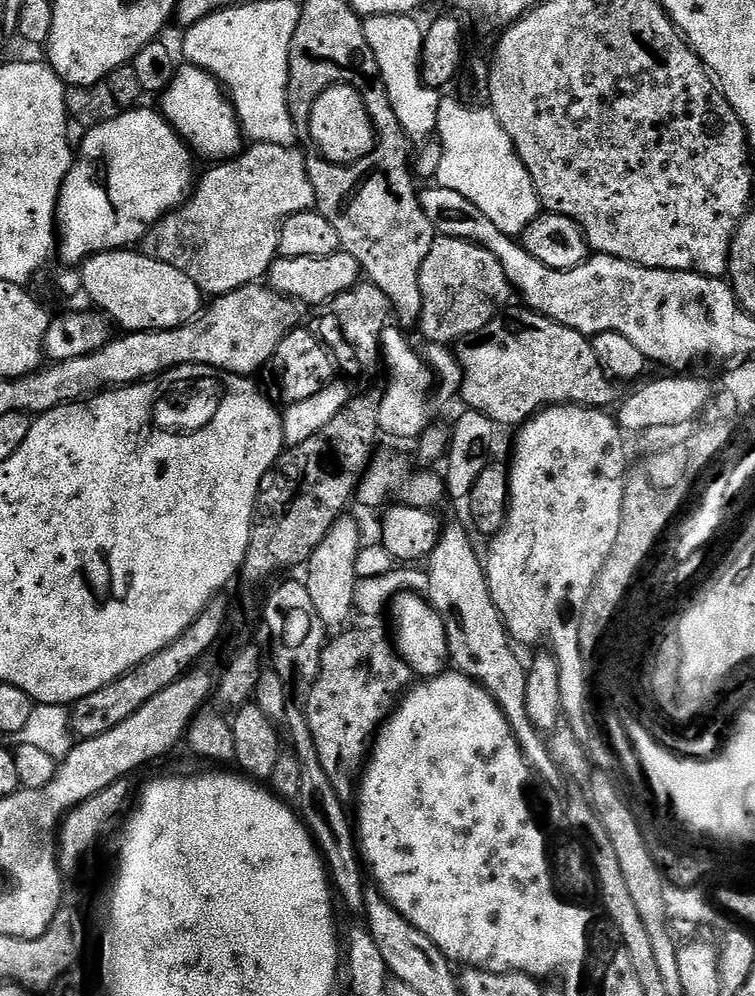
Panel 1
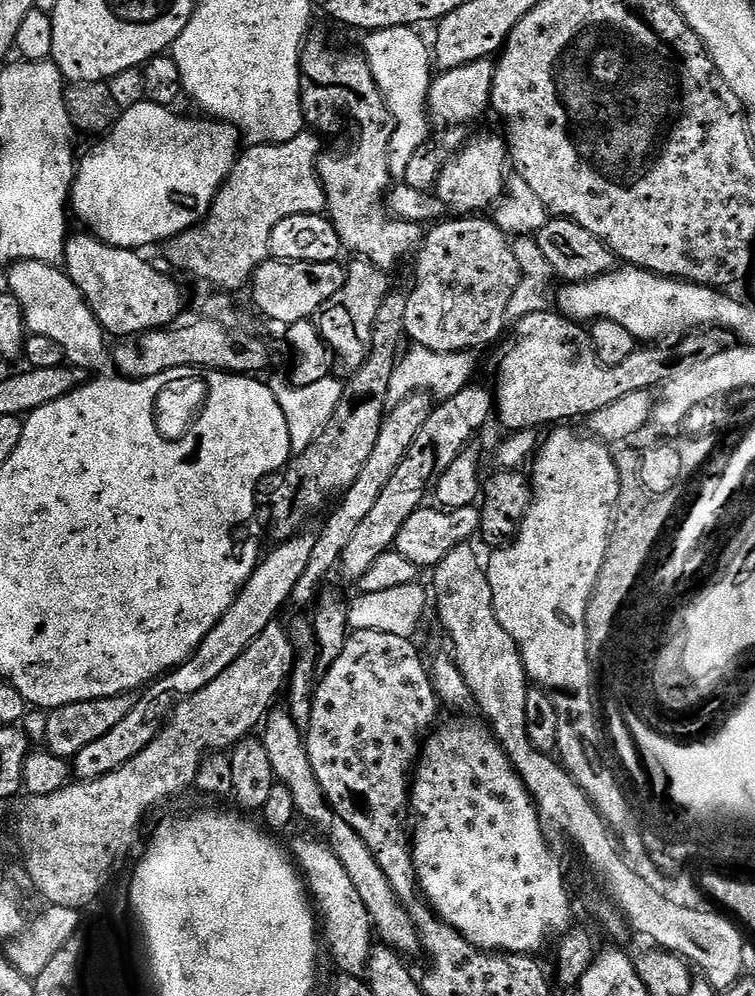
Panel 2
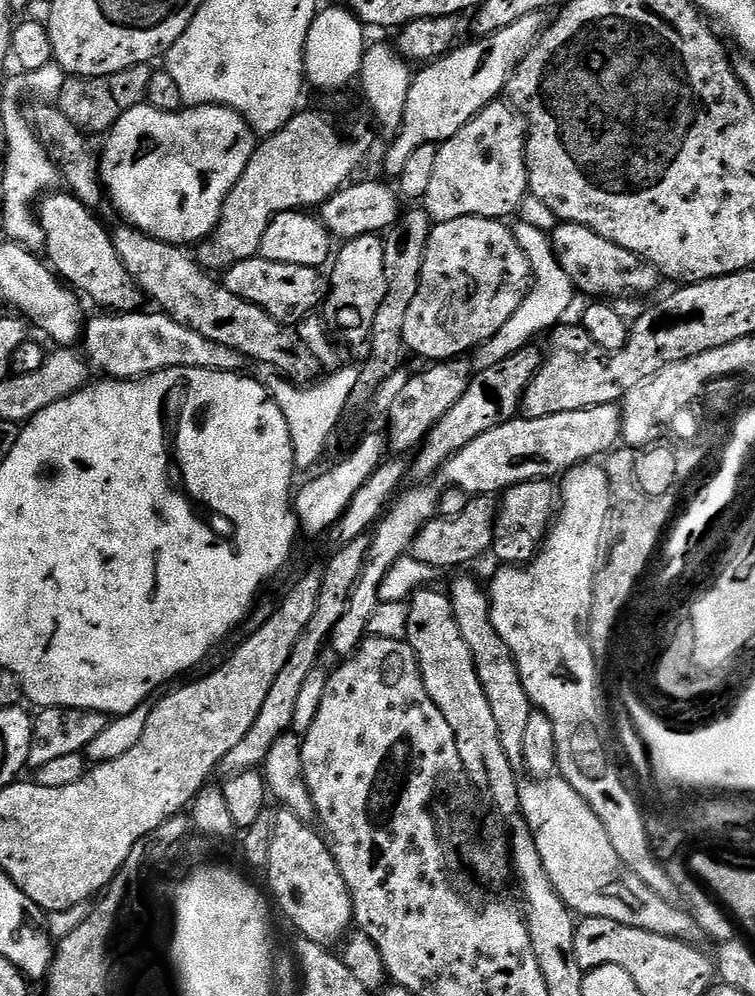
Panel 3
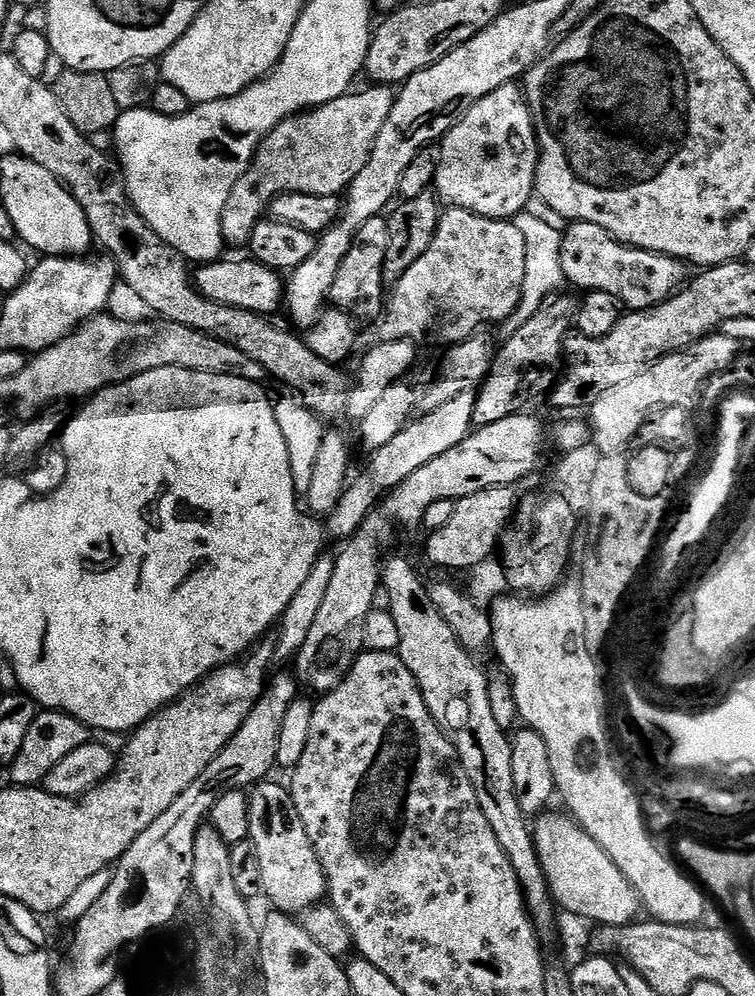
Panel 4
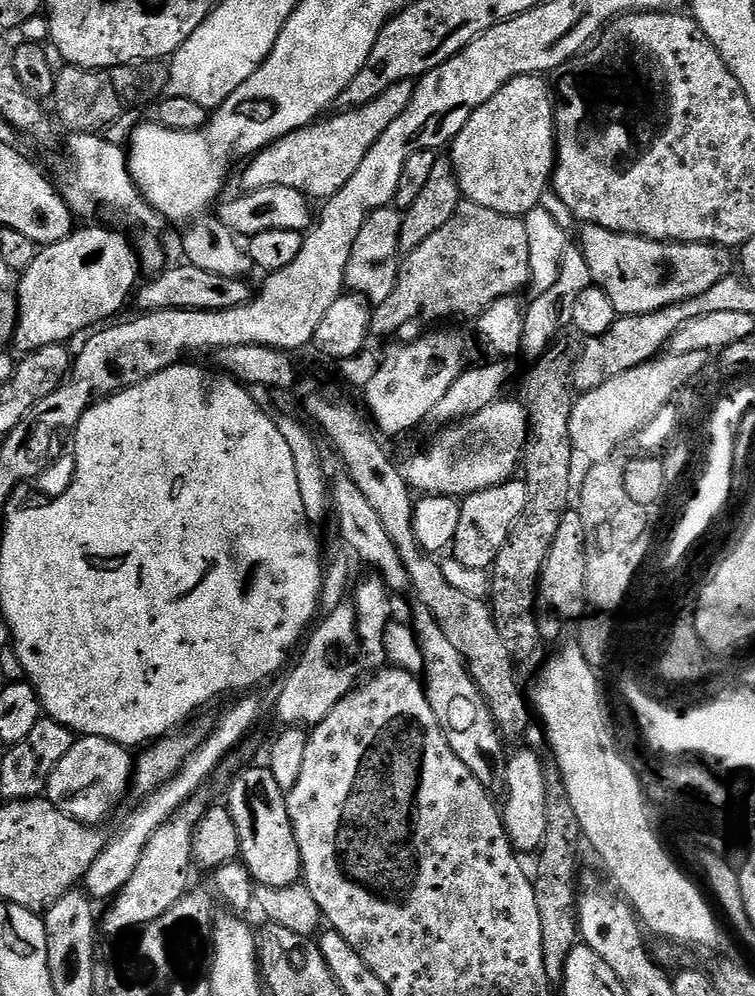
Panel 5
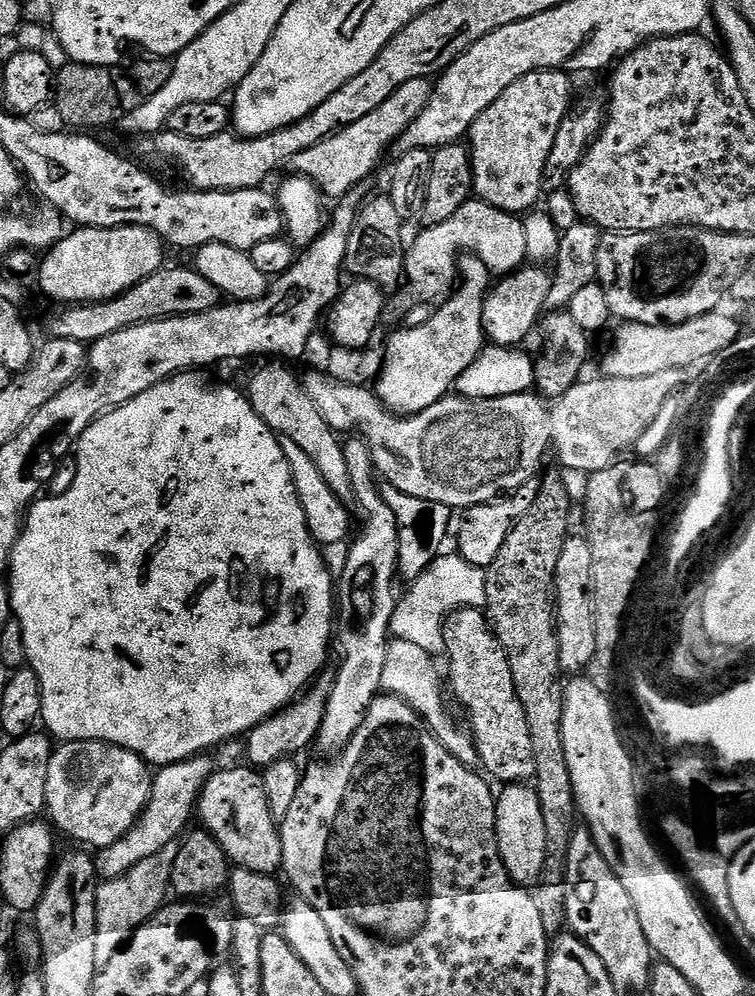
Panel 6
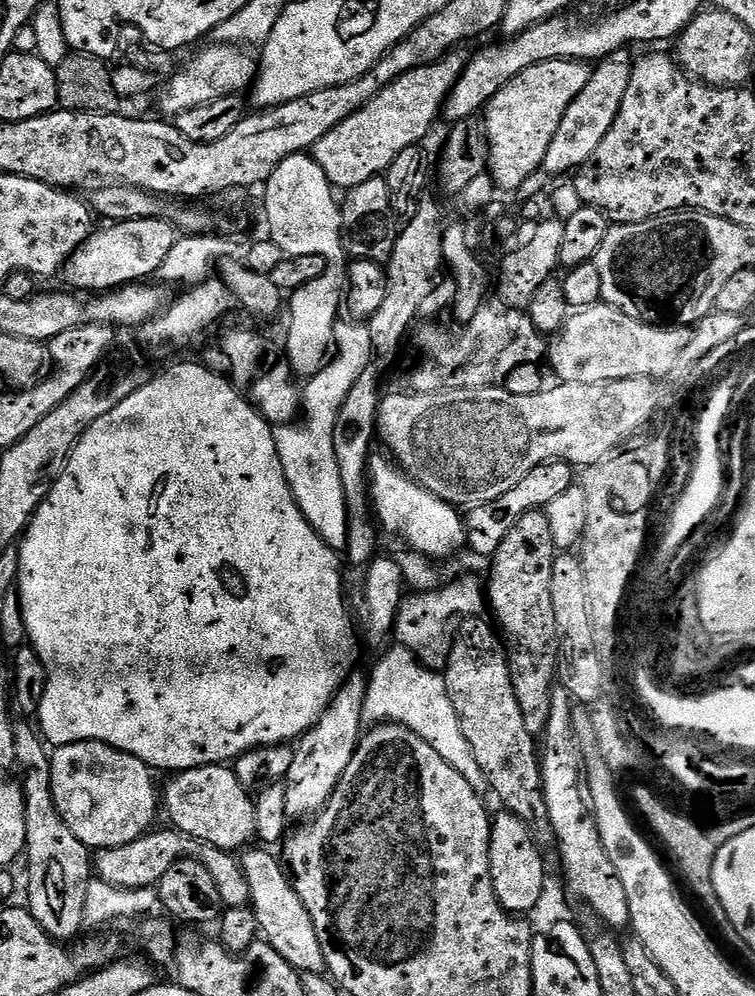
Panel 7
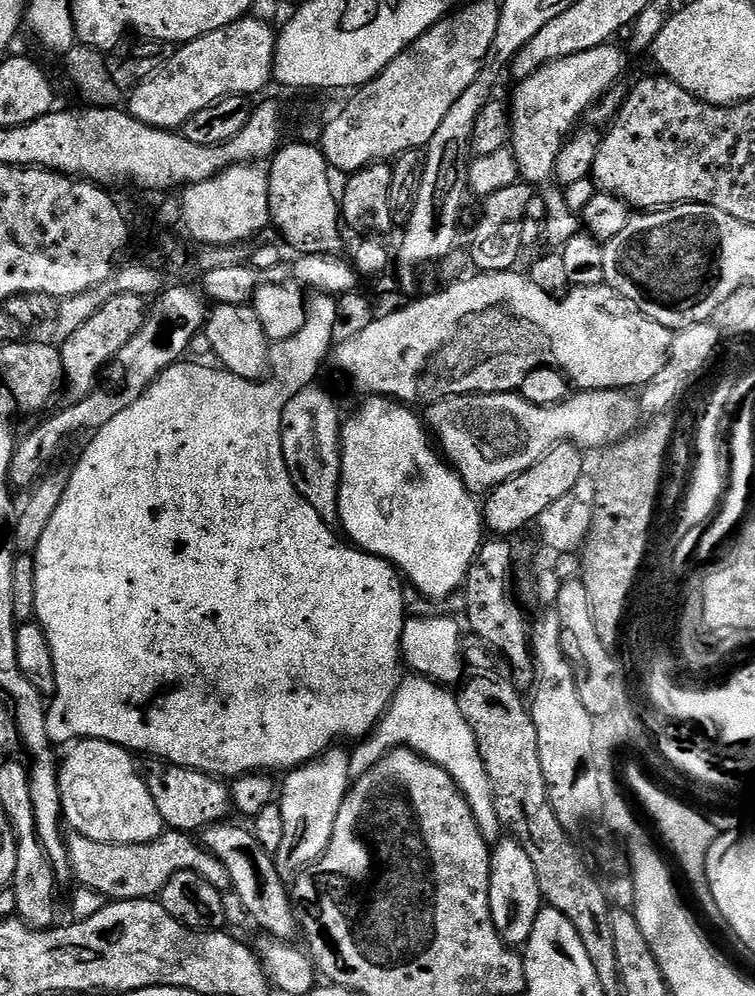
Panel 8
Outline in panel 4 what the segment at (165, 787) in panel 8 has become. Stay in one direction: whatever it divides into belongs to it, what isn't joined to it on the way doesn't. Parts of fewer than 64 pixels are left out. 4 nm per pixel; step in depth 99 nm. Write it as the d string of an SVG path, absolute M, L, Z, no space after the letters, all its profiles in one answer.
M261 782L251 789L248 805L250 806L251 840L258 854L258 862L262 866L263 895L268 896L273 909L289 914L303 914L315 908L328 895L328 879L322 870L322 862L310 842L310 834L306 834L306 826L302 818L298 818L298 806L294 806L294 798L287 787L273 782Z

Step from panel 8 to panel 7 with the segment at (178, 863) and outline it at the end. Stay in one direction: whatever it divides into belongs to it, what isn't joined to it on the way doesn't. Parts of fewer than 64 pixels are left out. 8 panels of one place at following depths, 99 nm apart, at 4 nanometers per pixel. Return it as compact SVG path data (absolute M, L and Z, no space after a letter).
M165 826L161 832L157 830L149 831L147 834L140 836L134 842L126 842L126 846L114 846L113 848L101 848L94 856L94 872L97 877L105 880L115 887L122 888L151 888L159 885L162 874L174 866L174 862L187 860L189 858L202 862L210 874L214 877L214 882L218 885L218 894L222 894L224 908L247 908L250 904L250 886L246 882L246 874L240 868L239 859L233 853L228 852L225 848L216 848L213 844L207 844L201 840L190 838L184 832L177 832L171 826Z

